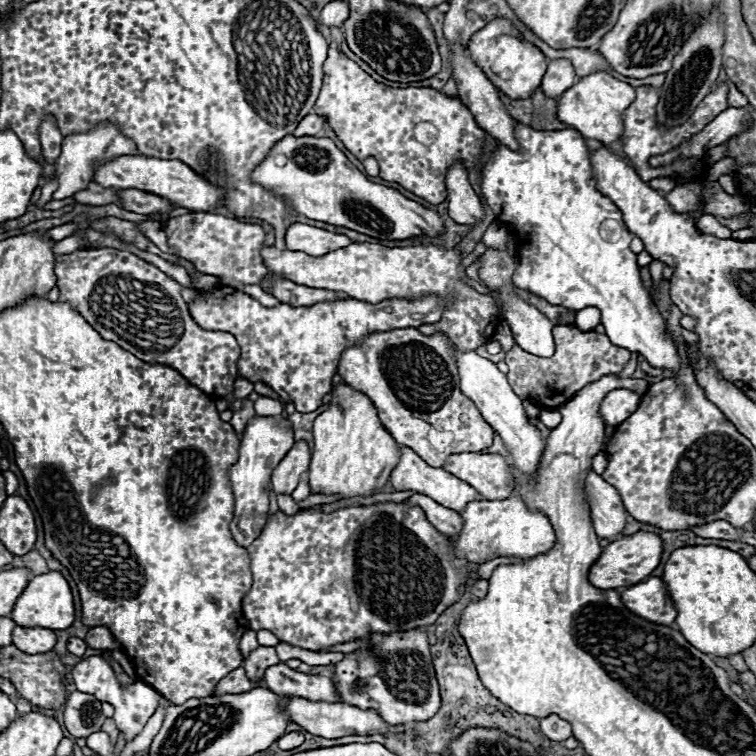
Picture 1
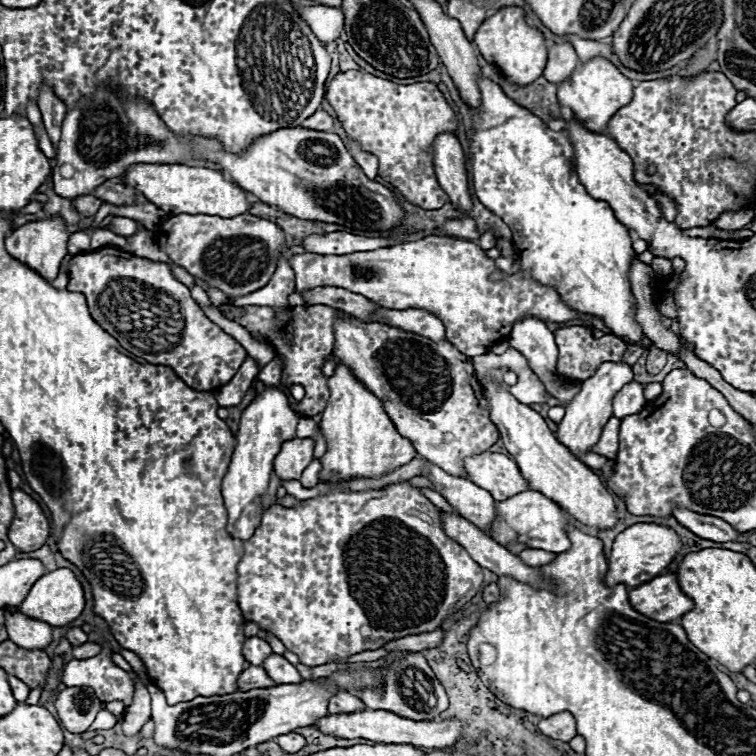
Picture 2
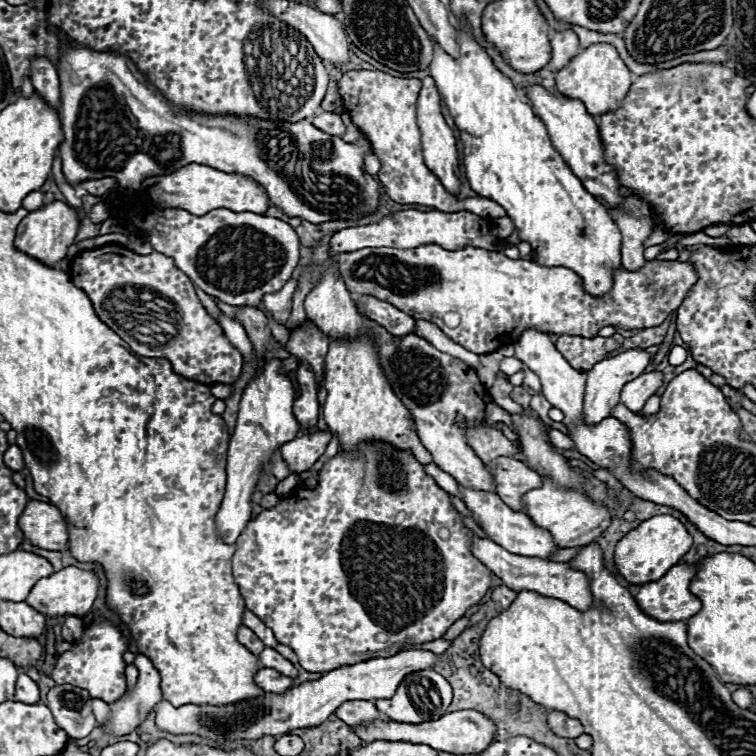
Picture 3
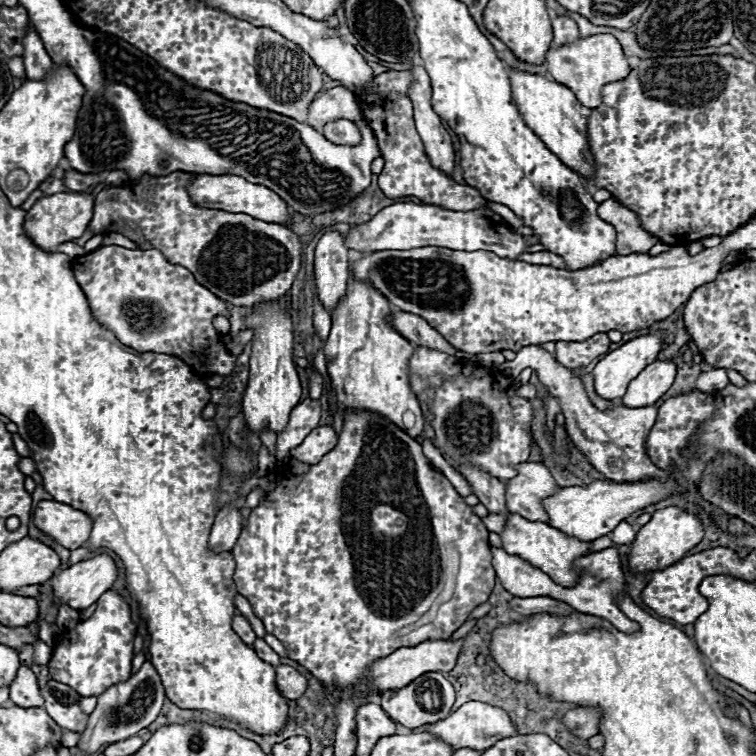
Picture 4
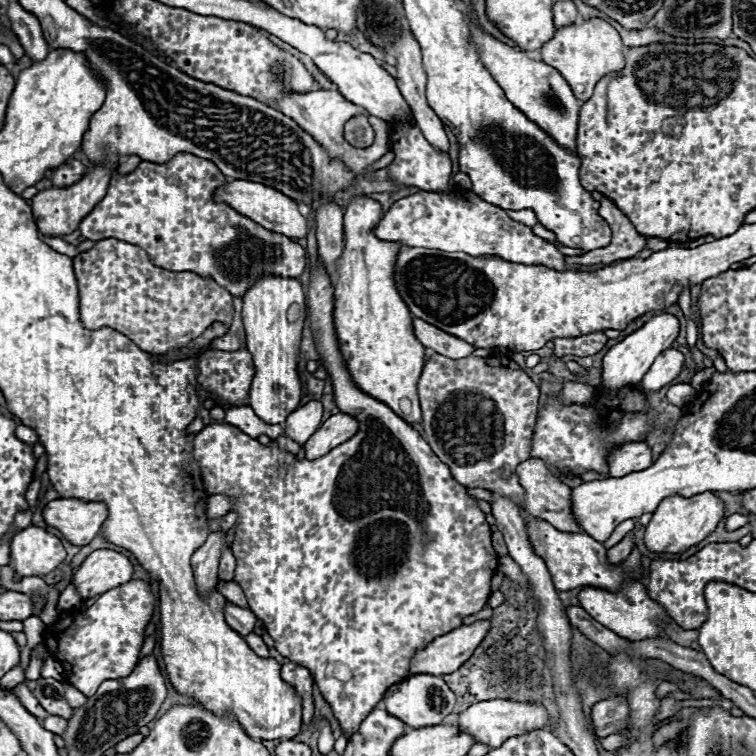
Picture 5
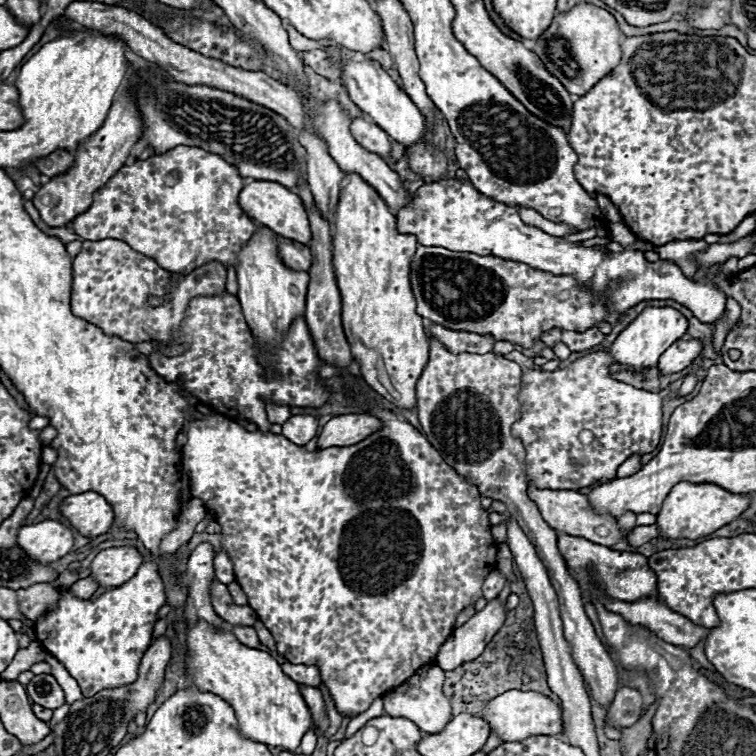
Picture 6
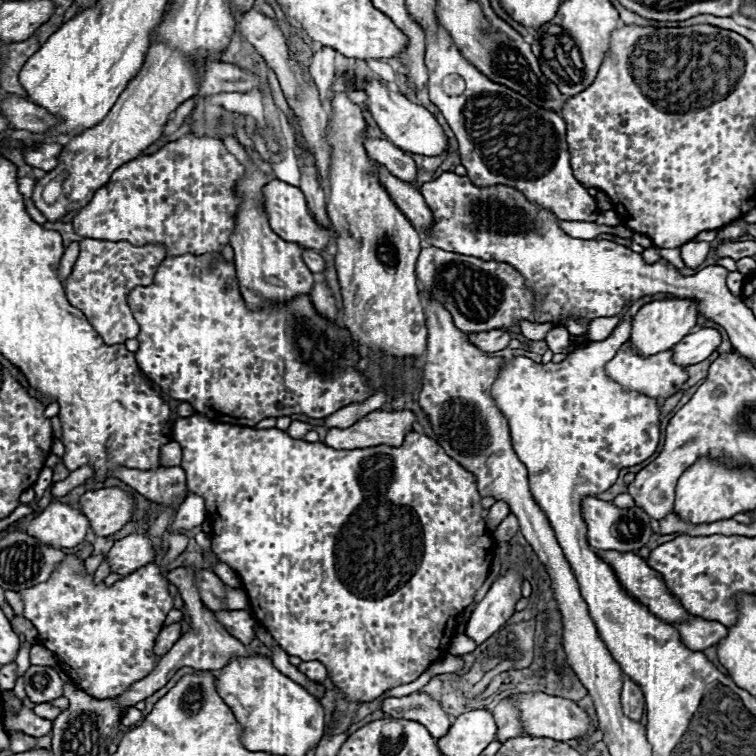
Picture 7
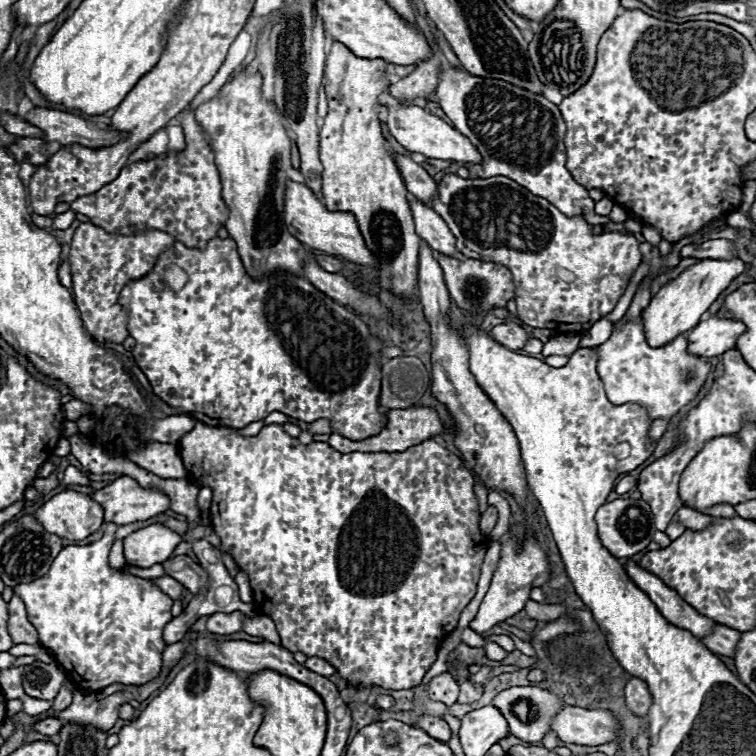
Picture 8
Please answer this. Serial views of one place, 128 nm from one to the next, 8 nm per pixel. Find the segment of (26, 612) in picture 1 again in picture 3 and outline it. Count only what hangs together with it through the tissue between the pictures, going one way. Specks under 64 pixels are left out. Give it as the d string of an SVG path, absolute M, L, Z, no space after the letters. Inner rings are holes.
M66 566L58 572L54 572L52 576L46 576L42 580L38 580L26 602L36 609L38 612L44 614L44 616L84 616L90 612L92 608L92 602L96 600L96 594L98 594L98 578L94 572L88 572L88 570L80 570L80 568L74 568L74 566Z

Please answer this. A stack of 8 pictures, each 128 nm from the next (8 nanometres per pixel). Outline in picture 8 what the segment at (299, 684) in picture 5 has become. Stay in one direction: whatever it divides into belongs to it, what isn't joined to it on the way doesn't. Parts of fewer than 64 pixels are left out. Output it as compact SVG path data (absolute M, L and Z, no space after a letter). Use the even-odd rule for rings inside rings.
M308 658L304 666L306 666L308 670L312 670L312 672L316 672L316 674L322 674L322 676L332 676L332 674L336 672L334 666L328 664L328 662L322 660L322 658Z

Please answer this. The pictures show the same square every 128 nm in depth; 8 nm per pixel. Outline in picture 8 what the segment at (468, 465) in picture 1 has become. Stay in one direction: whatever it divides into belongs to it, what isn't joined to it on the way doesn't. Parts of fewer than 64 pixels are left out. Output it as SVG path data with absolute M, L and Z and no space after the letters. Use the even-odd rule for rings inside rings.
M622 498L622 500L606 502L604 506L598 508L594 520L598 526L598 538L600 538L602 546L616 558L628 558L628 556L638 554L640 550L644 550L652 542L652 536L656 532L650 506L642 500Z

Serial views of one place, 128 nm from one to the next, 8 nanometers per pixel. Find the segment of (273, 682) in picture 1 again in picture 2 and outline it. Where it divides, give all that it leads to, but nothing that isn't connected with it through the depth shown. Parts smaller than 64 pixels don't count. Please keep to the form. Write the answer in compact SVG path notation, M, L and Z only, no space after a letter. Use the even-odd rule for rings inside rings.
M272 654L270 658L266 658L266 662L262 666L264 666L264 670L268 672L268 676L276 684L300 684L300 682L304 682L302 676L300 676L300 672L284 656ZM336 690L334 696L328 700L328 712L330 714L338 714L342 710L364 710L364 708L366 706L362 706L362 702L346 690Z

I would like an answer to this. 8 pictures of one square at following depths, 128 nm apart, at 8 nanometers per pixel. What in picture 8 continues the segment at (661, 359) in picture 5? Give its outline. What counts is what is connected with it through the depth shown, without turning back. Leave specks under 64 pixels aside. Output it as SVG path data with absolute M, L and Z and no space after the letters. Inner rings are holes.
M710 316L708 320L700 322L694 330L688 334L688 354L700 356L700 358L712 358L720 356L726 350L736 348L736 338L742 334L746 326L742 322L724 320L720 316Z

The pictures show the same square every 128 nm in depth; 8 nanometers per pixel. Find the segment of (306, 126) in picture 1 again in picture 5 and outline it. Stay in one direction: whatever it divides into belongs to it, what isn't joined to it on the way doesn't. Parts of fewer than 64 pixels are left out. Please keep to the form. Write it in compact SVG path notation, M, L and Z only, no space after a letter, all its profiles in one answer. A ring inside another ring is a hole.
M354 116L344 124L344 140L358 148L368 148L374 142L374 130L368 124L368 116Z

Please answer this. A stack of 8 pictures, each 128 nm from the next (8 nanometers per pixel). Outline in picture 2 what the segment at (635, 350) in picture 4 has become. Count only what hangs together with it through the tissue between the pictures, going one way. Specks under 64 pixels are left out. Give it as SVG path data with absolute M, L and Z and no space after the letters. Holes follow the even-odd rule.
M606 362L606 364L602 364L596 370L596 374L592 378L588 378L586 382L582 382L580 392L570 402L558 402L556 398L548 398L550 406L562 406L566 410L564 420L558 424L556 440L560 444L564 444L576 458L580 458L582 454L590 452L590 448L600 440L606 422L612 418L612 406L610 406L610 402L612 402L614 394L618 390L622 390L622 386L630 384L632 380L634 380L632 378L632 370L624 362L620 362L620 364Z

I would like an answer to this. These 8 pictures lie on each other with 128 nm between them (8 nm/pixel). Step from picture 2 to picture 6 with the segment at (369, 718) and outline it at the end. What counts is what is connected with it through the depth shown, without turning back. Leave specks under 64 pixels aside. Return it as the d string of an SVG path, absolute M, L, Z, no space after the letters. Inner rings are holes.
M508 690L494 700L490 700L482 712L478 714L482 720L488 722L490 732L496 734L502 742L518 742L518 738L528 738L530 734L546 734L558 736L562 732L562 710L554 704L548 696L538 692L522 692L522 690Z

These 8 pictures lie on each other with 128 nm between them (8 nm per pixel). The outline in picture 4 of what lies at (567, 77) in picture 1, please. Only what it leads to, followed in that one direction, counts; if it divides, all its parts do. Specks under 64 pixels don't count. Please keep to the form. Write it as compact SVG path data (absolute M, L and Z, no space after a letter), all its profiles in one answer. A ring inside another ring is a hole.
M566 16L552 18L552 28L554 28L554 48L572 44L572 42L576 42L580 38L576 22L566 18Z

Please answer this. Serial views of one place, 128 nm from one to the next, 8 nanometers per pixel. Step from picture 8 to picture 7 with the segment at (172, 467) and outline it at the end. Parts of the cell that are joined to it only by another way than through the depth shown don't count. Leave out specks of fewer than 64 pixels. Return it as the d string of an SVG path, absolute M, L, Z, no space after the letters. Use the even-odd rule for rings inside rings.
M168 442L162 448L162 466L178 466L182 458L182 448L178 442Z

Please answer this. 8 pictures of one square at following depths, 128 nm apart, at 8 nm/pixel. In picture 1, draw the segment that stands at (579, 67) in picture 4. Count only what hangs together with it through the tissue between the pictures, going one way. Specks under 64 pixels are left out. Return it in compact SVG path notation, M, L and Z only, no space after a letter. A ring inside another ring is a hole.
M594 72L586 78L580 78L570 90L566 90L558 104L558 120L566 126L578 130L584 138L592 138L602 142L604 146L612 146L622 136L622 112L630 102L634 102L634 88L626 82L612 78L606 72Z

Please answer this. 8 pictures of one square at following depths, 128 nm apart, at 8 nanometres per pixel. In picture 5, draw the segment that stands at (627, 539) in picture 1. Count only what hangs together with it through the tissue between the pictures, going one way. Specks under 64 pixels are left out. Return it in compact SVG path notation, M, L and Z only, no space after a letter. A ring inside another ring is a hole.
M710 492L696 494L692 498L670 496L662 500L656 512L652 514L652 520L644 532L644 544L650 552L656 554L682 554L688 548L702 542L706 536L710 536L716 530L722 516L724 516L724 504Z

